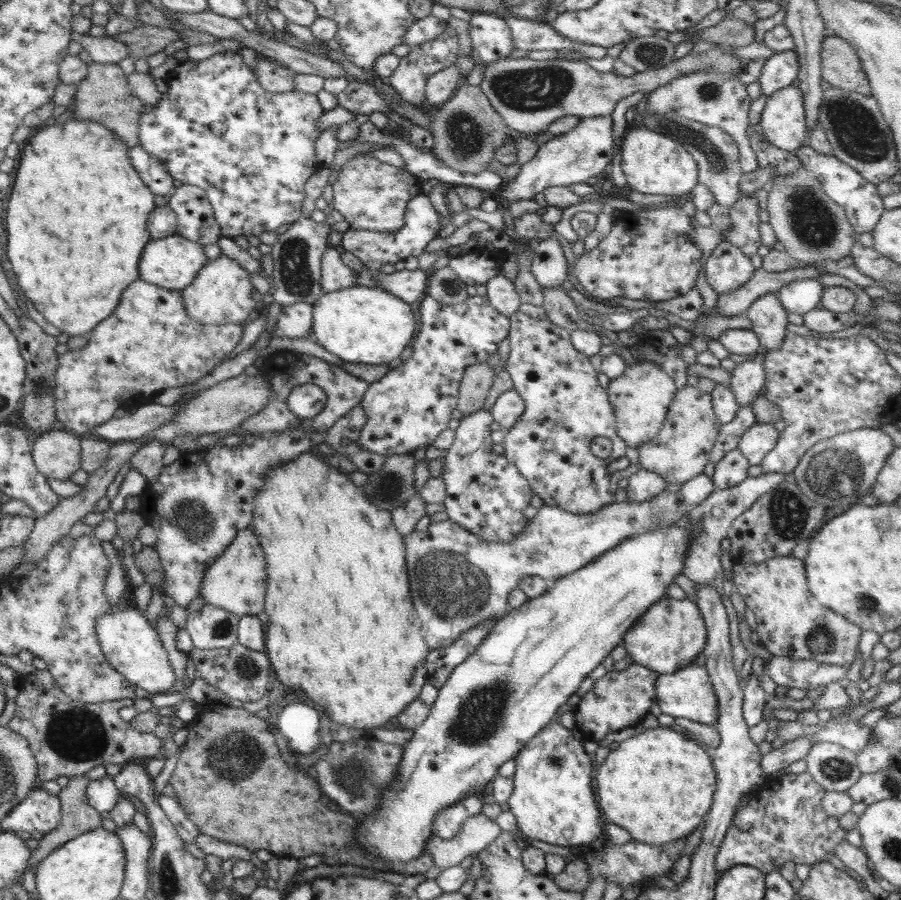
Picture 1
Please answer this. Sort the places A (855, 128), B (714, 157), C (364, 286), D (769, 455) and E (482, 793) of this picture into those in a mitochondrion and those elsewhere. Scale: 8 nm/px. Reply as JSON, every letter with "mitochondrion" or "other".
{"A":"mitochondrion","B":"mitochondrion","C":"other","D":"other","E":"other"}

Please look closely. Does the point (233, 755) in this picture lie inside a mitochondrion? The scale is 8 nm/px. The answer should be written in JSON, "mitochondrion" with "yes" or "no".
{"mitochondrion":"yes"}

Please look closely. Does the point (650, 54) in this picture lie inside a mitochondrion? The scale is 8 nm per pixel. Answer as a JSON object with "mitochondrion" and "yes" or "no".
{"mitochondrion":"yes"}

